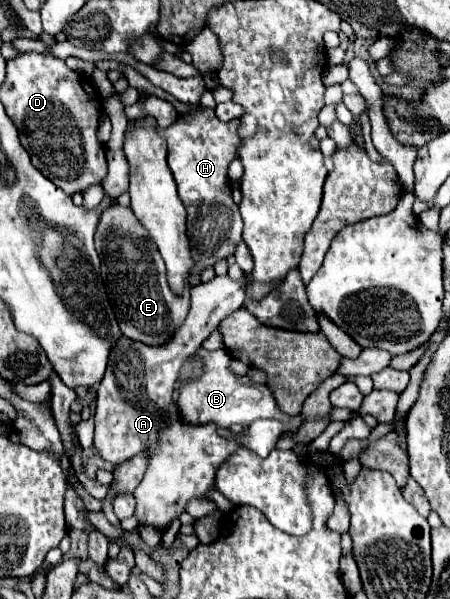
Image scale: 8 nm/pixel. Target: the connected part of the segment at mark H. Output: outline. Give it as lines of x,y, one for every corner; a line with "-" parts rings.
198,106
192,112
180,114
178,120
166,130
160,130
168,144
168,166
174,174
178,196
188,210
188,238
194,256
192,286
200,284
200,272
206,266
234,254
238,242
242,240
242,218
232,200
226,174
230,162
238,156
238,126
240,120
220,122
214,110

